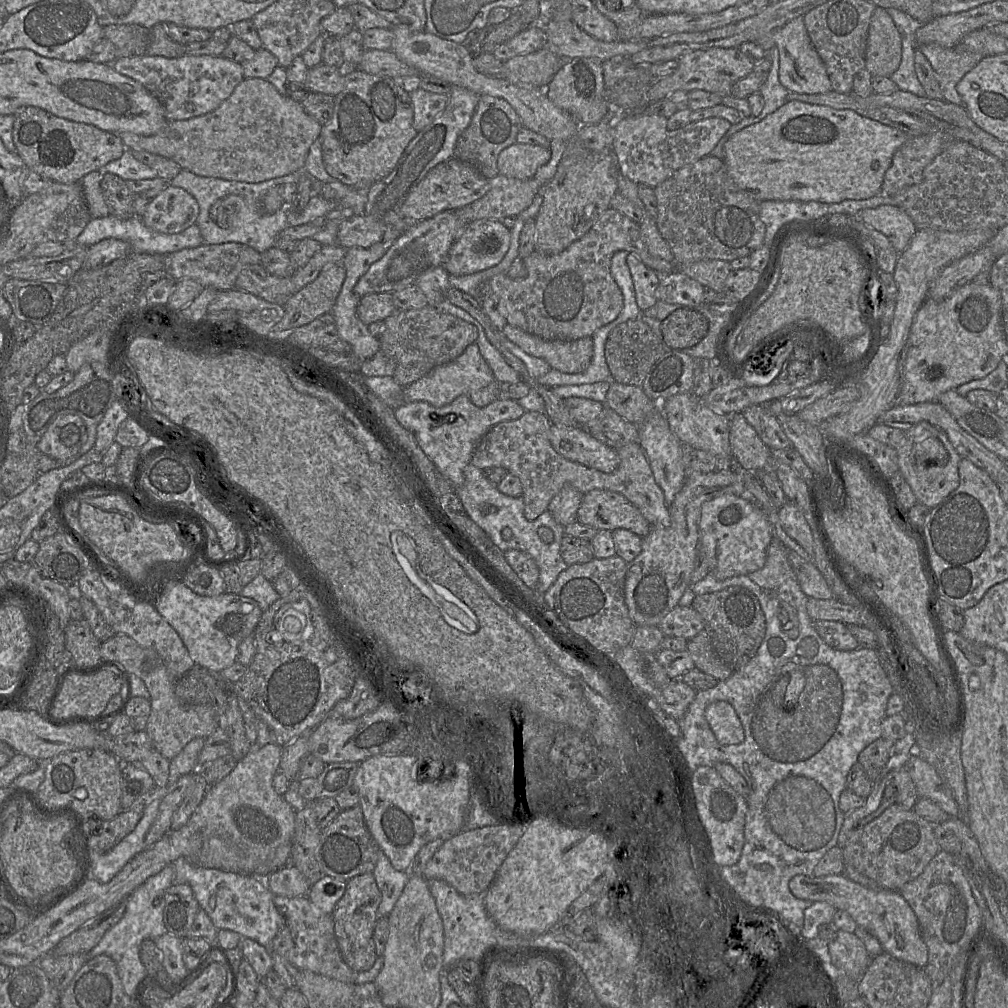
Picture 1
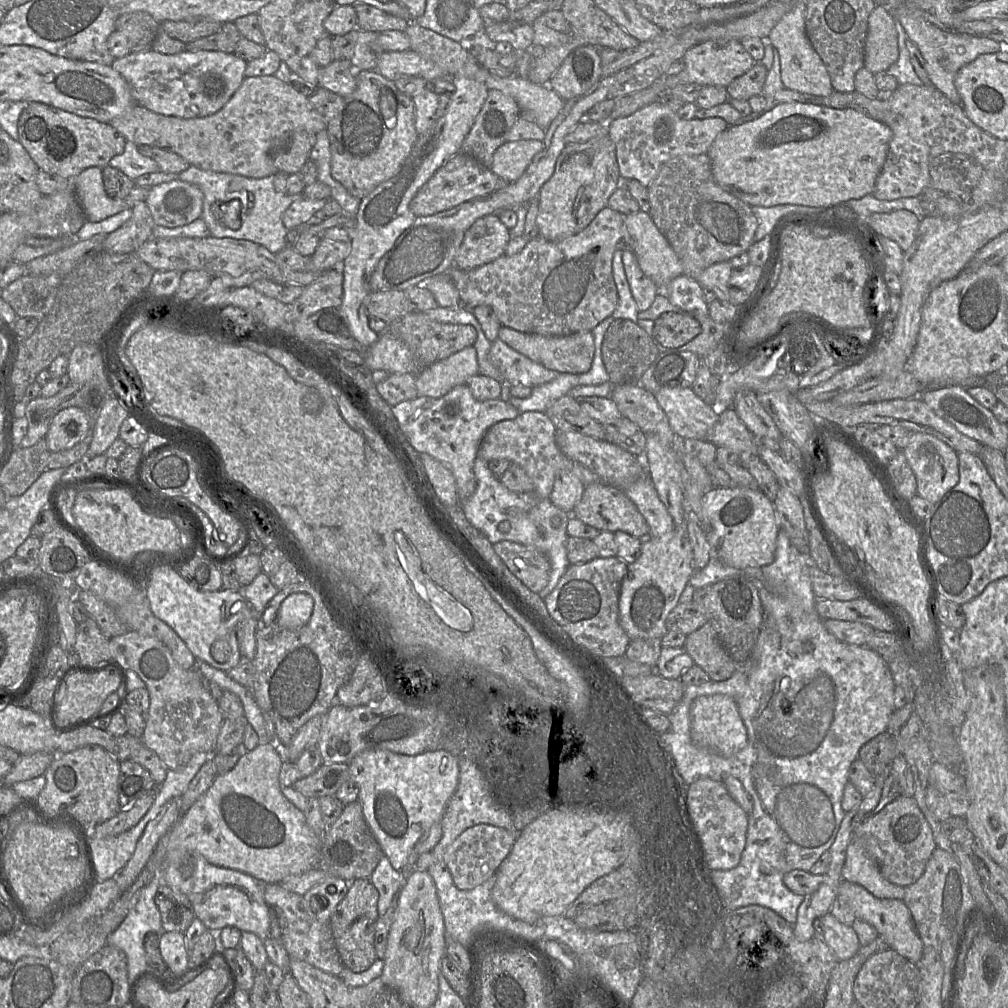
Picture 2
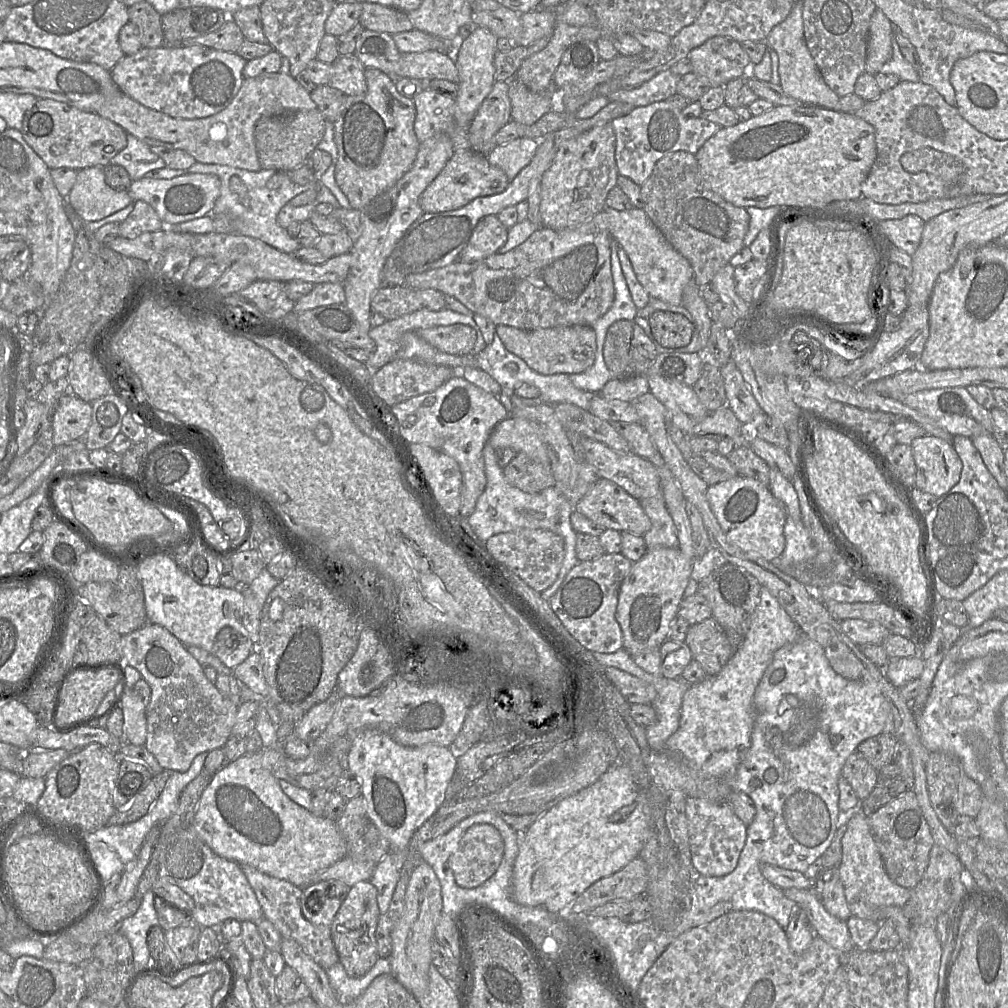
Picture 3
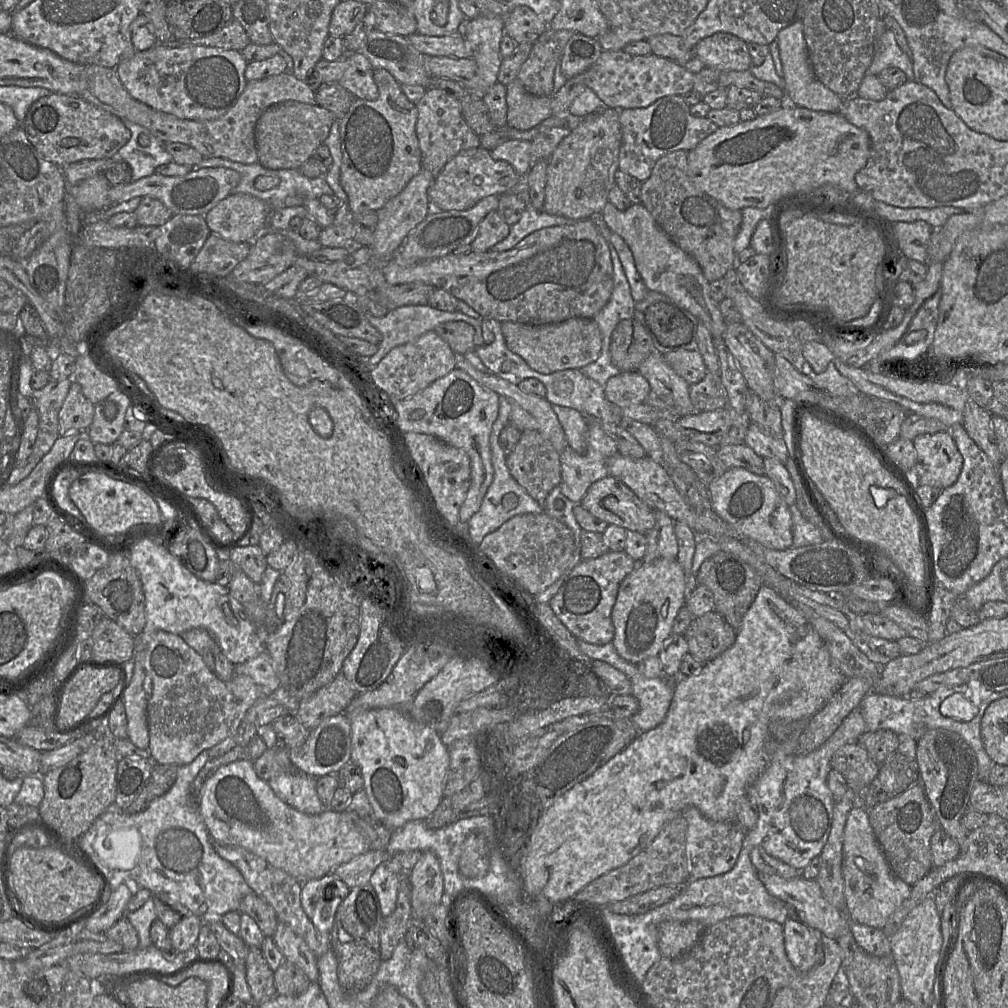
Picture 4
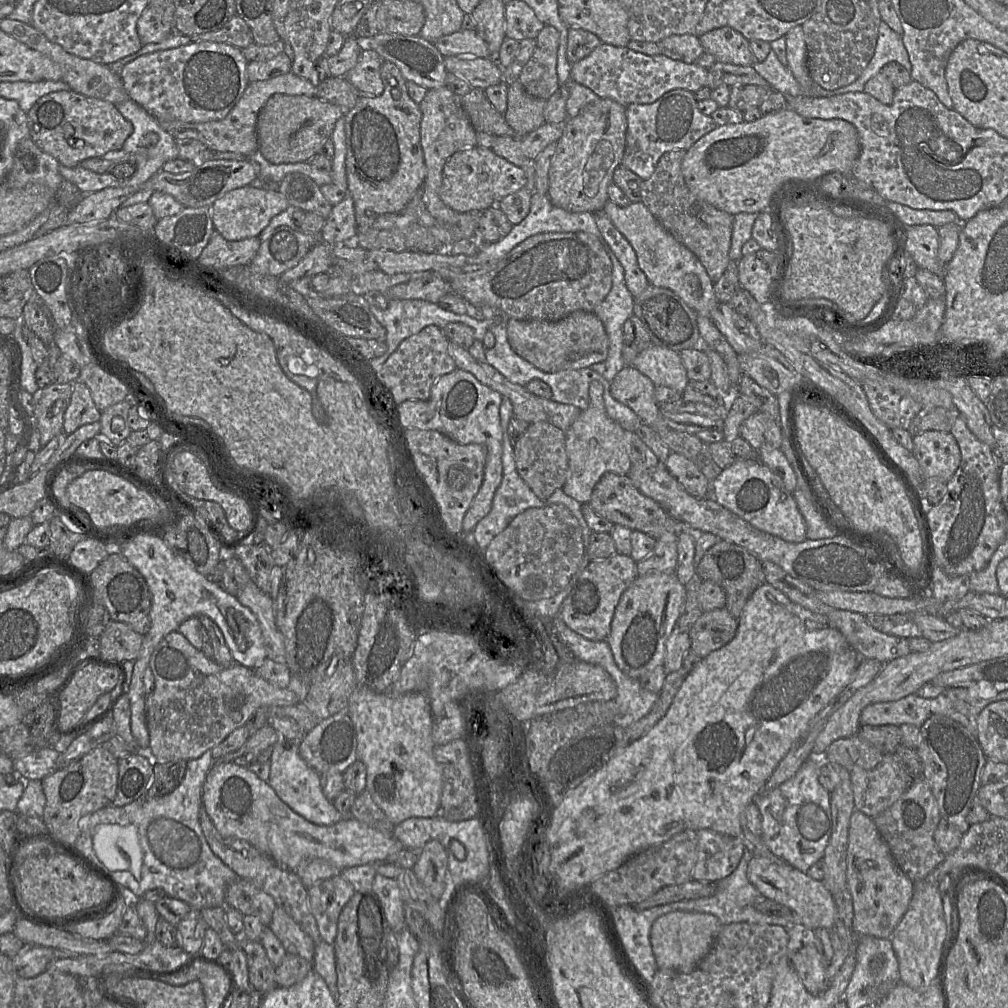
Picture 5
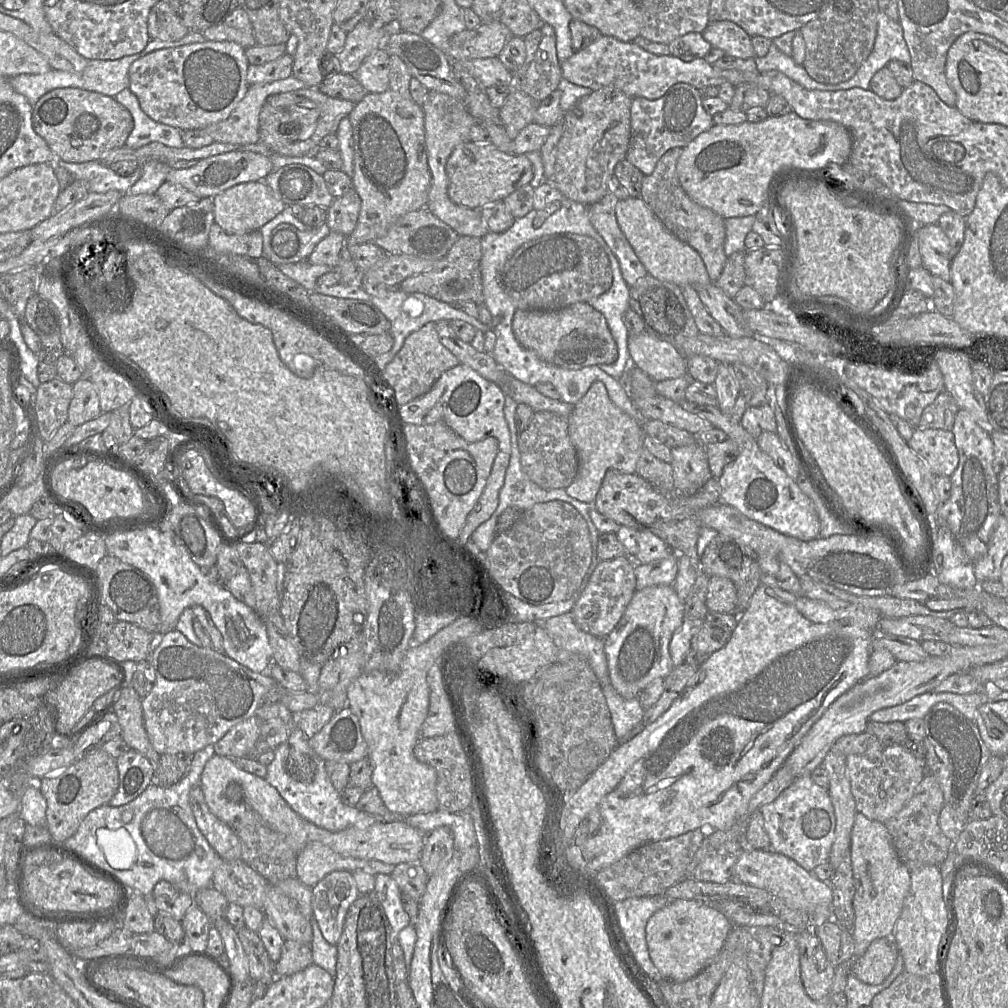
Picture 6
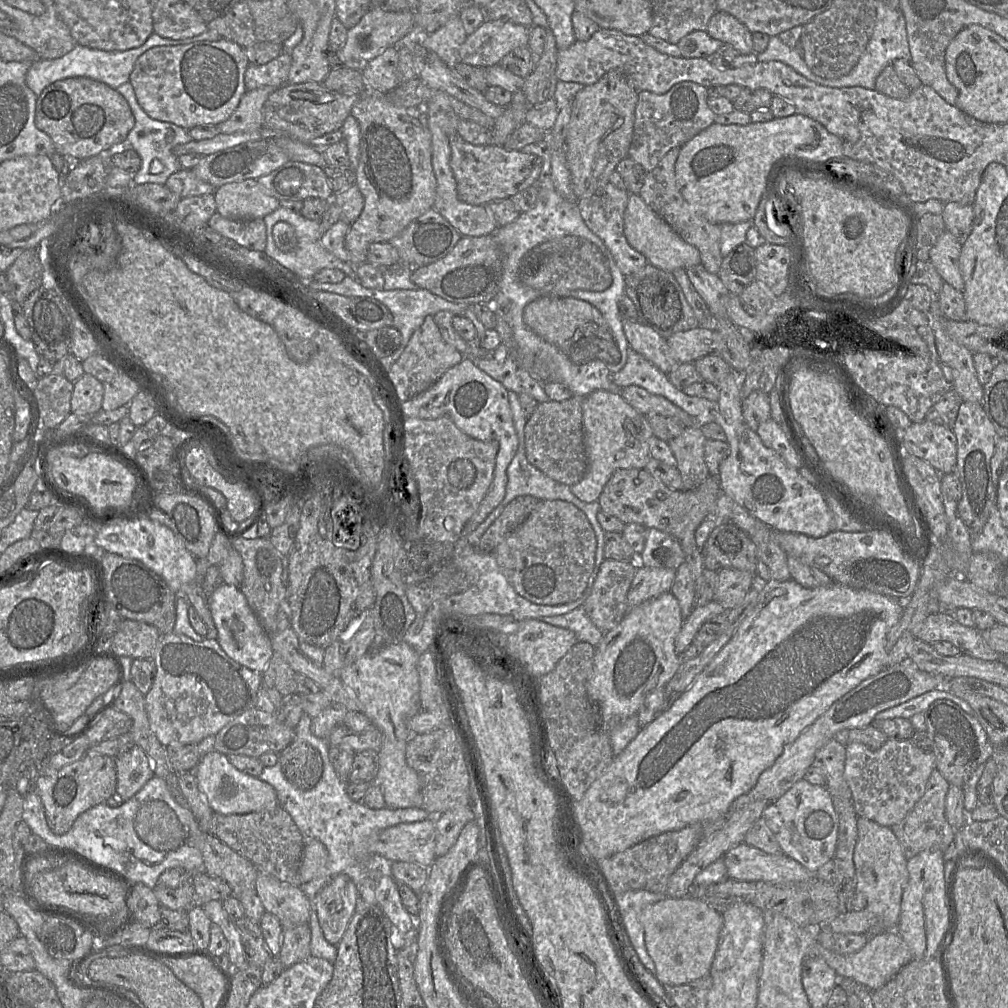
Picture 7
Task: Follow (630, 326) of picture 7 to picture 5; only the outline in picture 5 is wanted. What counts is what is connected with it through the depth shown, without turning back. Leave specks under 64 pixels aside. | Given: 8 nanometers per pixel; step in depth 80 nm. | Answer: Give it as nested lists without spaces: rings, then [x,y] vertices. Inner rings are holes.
[[[651,345],[641,351],[630,365],[647,376],[655,386],[667,386],[683,393],[689,382],[679,352],[671,350],[666,346]]]

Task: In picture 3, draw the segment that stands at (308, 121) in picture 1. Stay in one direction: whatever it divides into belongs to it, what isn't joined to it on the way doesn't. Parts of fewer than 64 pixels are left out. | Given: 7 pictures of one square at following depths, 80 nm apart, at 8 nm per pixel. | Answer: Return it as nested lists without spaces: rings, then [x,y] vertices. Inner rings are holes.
[[[277,72],[244,78],[230,104],[219,113],[205,118],[183,119],[169,116],[133,100],[119,88],[105,99],[96,113],[118,124],[150,147],[168,143],[186,151],[200,163],[227,165],[257,172],[262,169],[254,141],[258,121],[316,108],[310,93],[294,77]]]

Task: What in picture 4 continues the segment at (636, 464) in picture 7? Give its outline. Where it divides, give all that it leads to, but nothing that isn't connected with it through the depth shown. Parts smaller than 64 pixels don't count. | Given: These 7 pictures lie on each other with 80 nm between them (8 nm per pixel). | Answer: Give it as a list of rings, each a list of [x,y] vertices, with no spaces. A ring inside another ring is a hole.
[[[588,419],[588,446],[584,454],[576,453],[569,446],[560,454],[561,493],[575,504],[580,503],[594,482],[608,475],[606,460],[618,453],[615,441],[604,431],[601,423],[599,420]]]

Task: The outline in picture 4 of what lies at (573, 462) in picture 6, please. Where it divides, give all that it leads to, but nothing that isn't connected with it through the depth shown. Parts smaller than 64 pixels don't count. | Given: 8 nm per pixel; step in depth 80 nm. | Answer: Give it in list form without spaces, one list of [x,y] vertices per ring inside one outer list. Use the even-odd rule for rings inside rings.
[[[536,430],[522,431],[518,443],[506,458],[506,464],[513,478],[538,502],[544,502],[549,492],[560,484],[560,454]]]

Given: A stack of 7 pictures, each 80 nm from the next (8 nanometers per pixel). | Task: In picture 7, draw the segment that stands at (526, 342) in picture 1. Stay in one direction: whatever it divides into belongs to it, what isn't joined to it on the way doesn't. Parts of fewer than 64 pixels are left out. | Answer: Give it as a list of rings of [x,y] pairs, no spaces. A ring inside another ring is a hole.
[[[541,296],[524,310],[525,324],[538,336],[563,352],[571,362],[583,365],[600,359],[617,365],[621,354],[612,339],[612,332],[597,308],[572,297]]]

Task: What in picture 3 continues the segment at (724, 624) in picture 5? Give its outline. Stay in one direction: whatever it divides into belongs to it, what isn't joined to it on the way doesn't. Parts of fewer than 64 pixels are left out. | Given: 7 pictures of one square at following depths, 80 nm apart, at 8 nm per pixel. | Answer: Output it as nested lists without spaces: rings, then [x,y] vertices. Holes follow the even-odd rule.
[[[713,617],[691,625],[685,643],[707,676],[718,674],[734,653],[723,628]]]

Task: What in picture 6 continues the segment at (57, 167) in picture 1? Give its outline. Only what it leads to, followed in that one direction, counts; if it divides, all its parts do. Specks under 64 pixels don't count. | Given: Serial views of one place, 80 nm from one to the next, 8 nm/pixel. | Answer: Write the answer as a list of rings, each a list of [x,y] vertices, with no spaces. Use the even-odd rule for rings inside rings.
[[[77,87],[53,89],[32,109],[32,126],[58,161],[83,163],[99,160],[107,152],[125,146],[134,128],[131,113],[115,97]]]

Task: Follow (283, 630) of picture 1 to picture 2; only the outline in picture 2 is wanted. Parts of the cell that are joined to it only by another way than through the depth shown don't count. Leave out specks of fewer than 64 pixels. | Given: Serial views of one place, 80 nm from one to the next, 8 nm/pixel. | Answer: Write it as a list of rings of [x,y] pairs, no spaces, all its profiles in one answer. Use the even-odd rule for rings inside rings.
[[[293,593],[281,603],[276,615],[280,628],[300,629],[309,620],[313,610],[313,599],[306,593]]]

